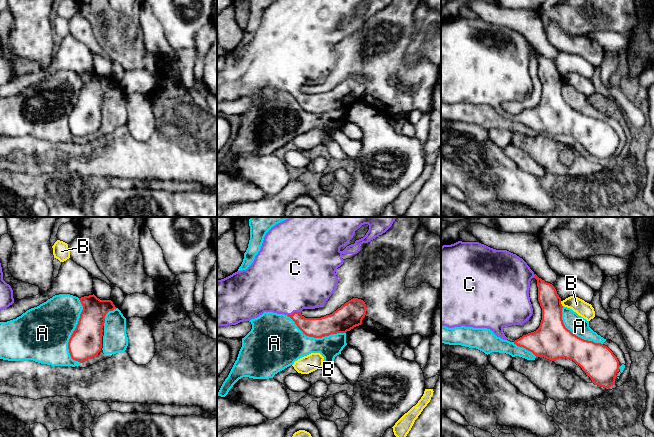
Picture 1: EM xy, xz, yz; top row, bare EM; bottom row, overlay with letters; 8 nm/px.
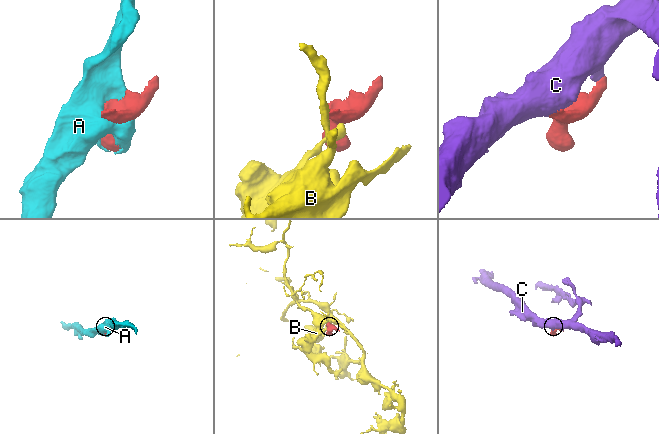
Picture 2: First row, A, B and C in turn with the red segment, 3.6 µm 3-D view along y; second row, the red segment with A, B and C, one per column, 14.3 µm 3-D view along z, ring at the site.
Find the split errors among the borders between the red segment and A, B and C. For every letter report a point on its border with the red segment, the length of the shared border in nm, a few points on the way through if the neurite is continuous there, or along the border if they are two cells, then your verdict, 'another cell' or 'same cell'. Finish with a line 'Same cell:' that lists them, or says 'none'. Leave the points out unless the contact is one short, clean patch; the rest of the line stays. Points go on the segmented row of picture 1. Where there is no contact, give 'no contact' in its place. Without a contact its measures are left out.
A: xy (73, 331) | 500 nm | another cell
B: yz (561, 304) | 50 nm | along yz (560, 301), (562, 306) | another cell
C: xz (294, 312) | 120 nm | same cell
Same cell: C

